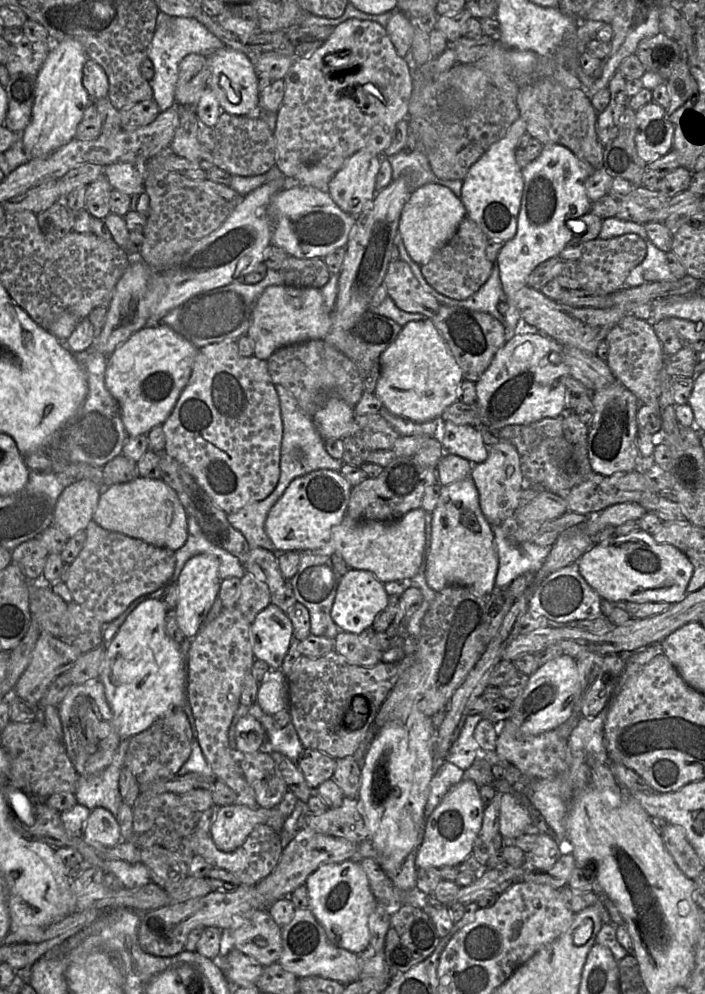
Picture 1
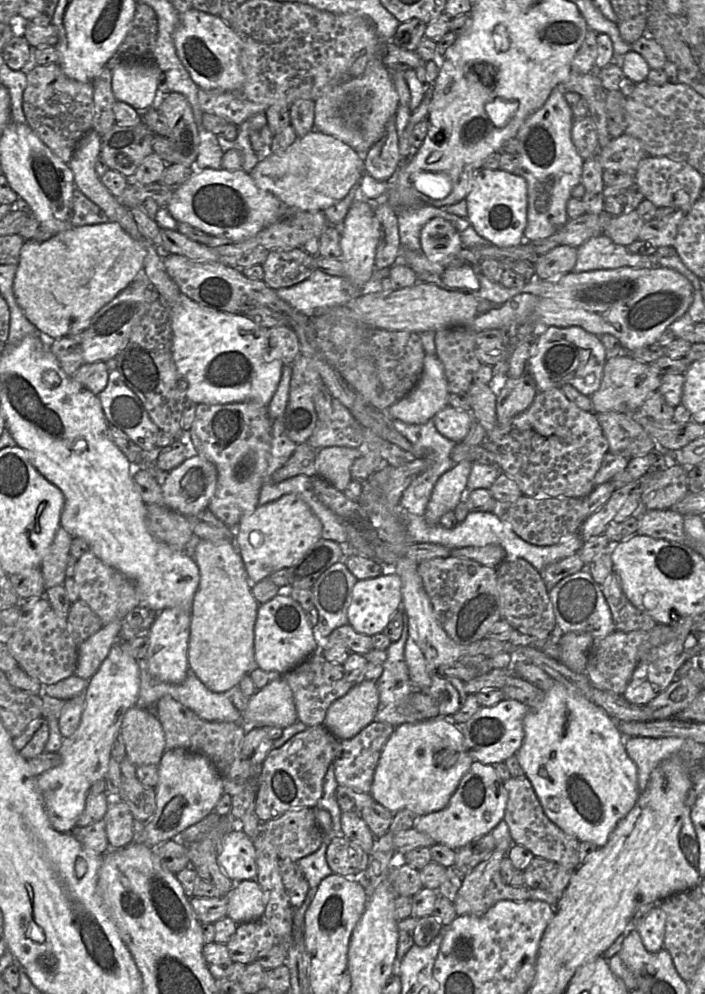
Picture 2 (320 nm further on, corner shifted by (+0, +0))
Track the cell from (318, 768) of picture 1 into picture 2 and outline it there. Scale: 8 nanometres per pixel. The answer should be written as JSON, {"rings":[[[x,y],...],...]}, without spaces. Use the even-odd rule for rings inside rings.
{"rings":[[[373,721],[353,738],[339,741],[333,761],[338,784],[351,788],[357,793],[370,793],[381,752],[395,728],[390,723]]]}

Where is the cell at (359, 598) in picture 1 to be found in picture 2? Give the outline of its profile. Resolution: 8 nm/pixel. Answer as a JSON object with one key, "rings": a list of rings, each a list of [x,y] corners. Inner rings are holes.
{"rings":[[[387,570],[375,578],[358,579],[352,590],[352,600],[347,615],[348,624],[357,632],[369,636],[381,633],[402,602],[402,580],[394,570]]]}

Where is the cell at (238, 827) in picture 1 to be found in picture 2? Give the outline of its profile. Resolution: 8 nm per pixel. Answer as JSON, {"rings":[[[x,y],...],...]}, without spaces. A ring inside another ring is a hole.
{"rings":[[[240,828],[222,838],[217,860],[224,873],[235,883],[254,880],[257,876],[253,842]]]}

